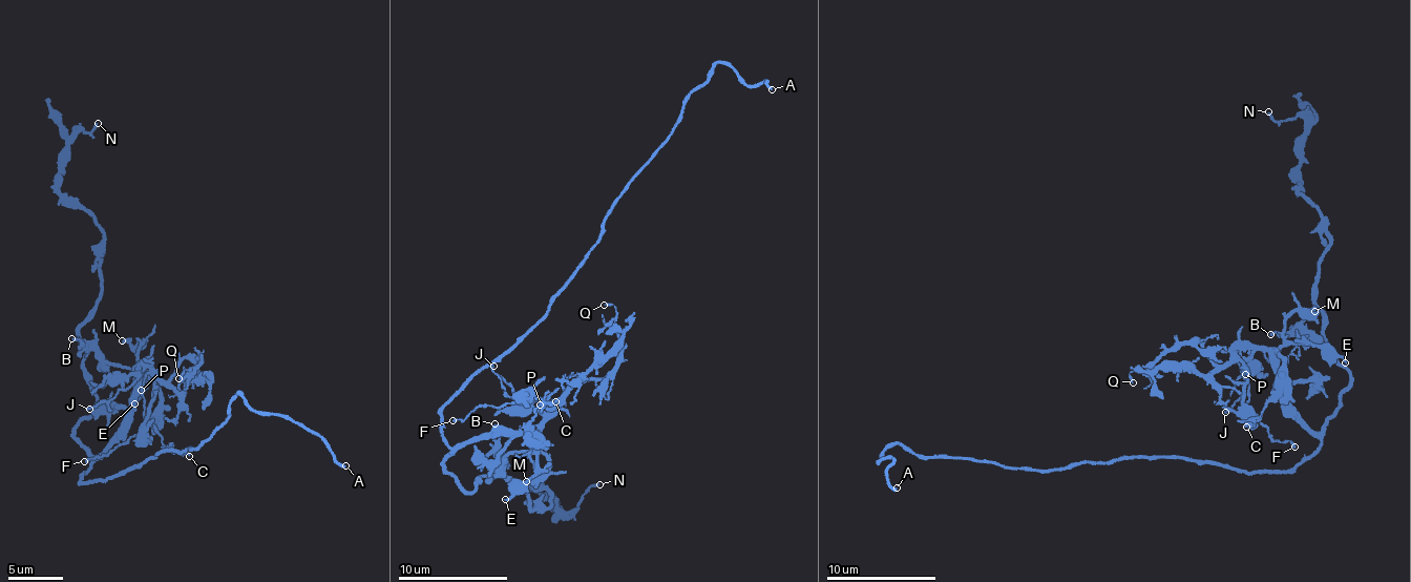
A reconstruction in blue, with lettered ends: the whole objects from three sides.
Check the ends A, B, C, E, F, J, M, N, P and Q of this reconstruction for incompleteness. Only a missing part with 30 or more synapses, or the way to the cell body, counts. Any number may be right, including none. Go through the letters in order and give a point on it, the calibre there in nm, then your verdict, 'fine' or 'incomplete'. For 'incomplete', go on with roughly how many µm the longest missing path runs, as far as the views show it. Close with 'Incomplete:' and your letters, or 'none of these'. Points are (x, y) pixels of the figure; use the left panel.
A: (345, 465) | 180 nm | incomplete | 6 µm
B: (71, 338) | 150 nm | fine
C: (189, 456) | 120 nm | fine
E: (134, 403) | 150 nm | fine
F: (84, 461) | 100 nm | fine
J: (89, 409) | 130 nm | fine
M: (122, 340) | 260 nm | fine
N: (98, 123) | 170 nm | fine
P: (141, 390) | 120 nm | fine
Q: (178, 378) | 120 nm | fine
Incomplete: A

